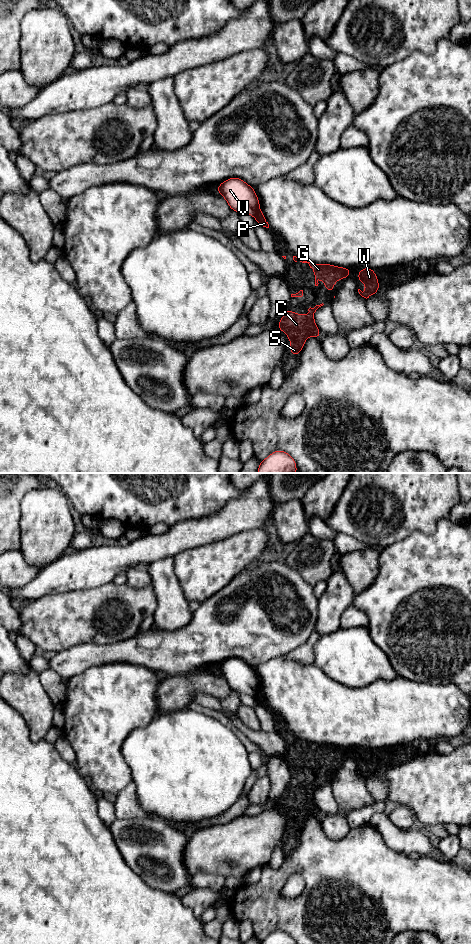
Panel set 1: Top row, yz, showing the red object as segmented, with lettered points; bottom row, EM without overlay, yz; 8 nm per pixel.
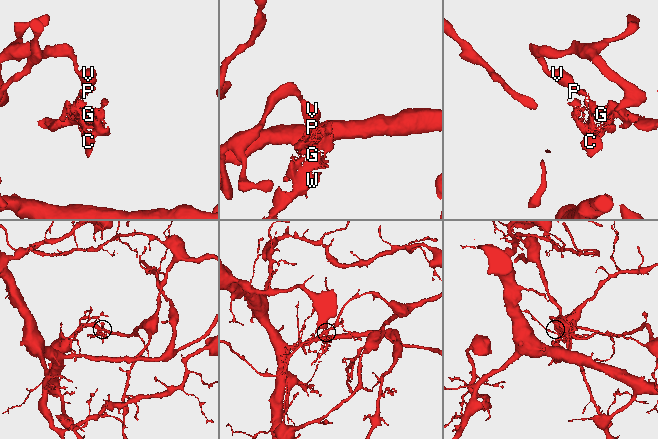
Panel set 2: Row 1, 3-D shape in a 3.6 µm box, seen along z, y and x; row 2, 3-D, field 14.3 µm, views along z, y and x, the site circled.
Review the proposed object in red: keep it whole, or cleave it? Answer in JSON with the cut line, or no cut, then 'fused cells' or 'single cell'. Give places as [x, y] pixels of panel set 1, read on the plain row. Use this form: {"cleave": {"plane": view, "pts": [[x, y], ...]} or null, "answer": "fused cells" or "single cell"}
{"cleave": {"plane": "yz", "pts": [[259, 690], [254, 696]]}, "answer": "fused cells"}

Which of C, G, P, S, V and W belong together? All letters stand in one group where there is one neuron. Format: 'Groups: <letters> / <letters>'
Groups: C G P S W / V

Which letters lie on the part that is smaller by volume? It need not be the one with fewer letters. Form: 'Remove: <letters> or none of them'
Remove: C, G, P, S, W

